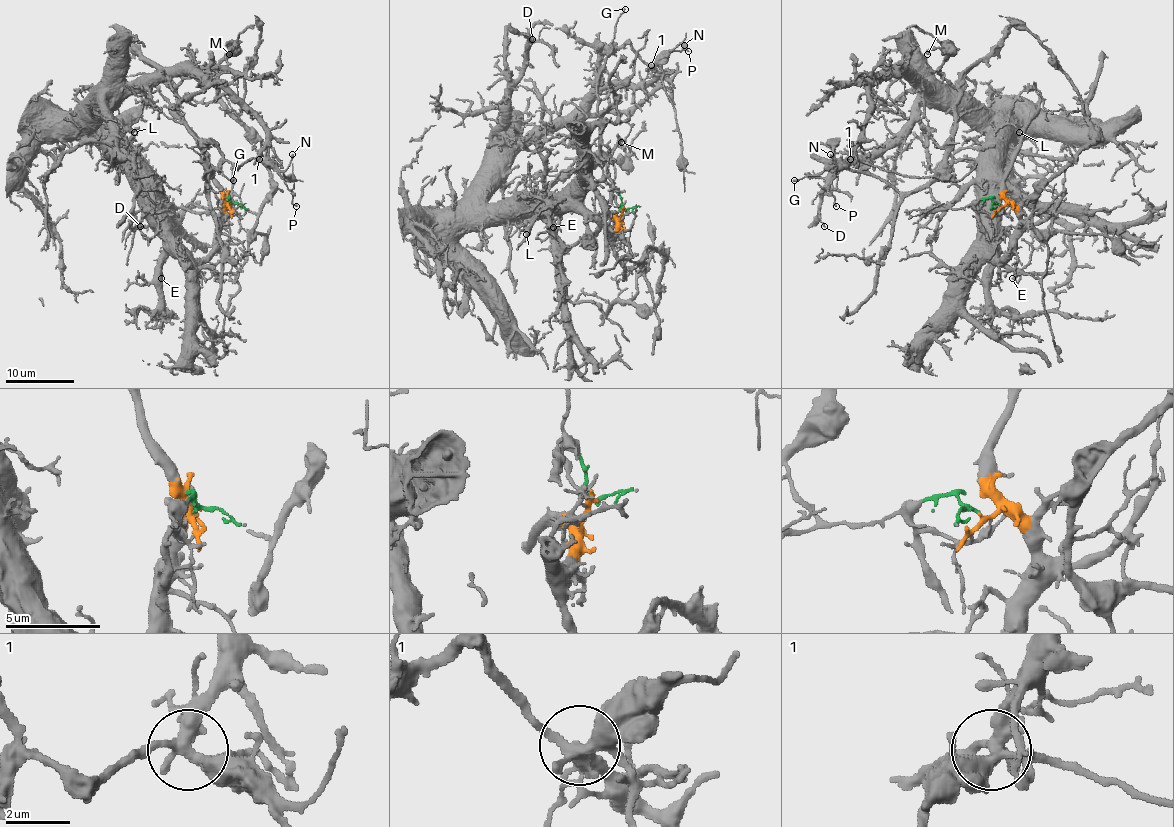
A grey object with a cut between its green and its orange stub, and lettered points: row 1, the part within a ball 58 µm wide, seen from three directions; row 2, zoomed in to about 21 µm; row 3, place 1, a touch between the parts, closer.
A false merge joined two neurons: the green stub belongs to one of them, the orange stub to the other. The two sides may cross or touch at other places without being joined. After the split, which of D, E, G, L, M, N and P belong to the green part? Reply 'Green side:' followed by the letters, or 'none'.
Green side: G, M, N, P

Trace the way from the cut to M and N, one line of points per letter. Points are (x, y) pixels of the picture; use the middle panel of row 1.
M: (621, 213), (607, 146), (567, 172), (576, 158), (619, 160), (621, 143)
N: (621, 213), (610, 150), (602, 143), (597, 94), (600, 69), (626, 43), (650, 65), (664, 60), (685, 44)

